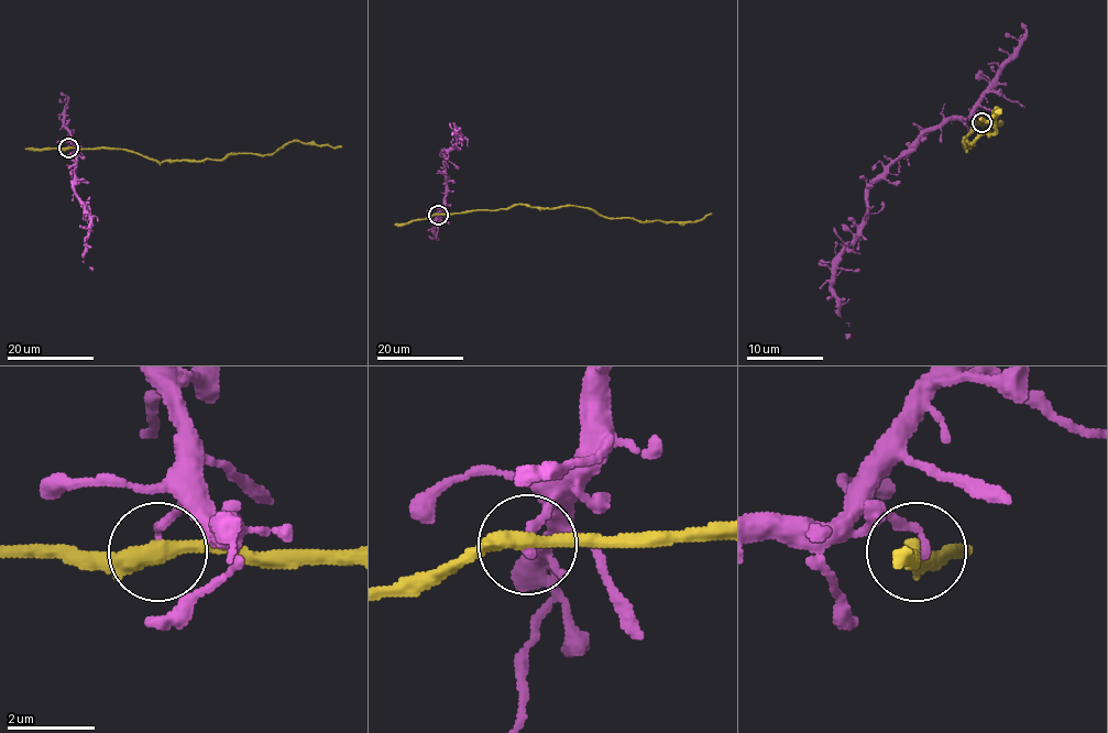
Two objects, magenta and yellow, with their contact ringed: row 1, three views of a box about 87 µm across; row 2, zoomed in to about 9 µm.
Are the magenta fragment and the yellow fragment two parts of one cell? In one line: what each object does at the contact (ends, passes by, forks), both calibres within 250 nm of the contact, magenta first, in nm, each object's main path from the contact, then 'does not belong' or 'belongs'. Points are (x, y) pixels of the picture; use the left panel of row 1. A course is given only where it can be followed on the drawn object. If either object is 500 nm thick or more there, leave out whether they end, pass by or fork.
magenta ends there; yellow passes by; 200 nm thick on the magenta side, 360 nm on the other; magenta runs (68, 149), (70, 144), (76, 150), (75, 196), (90, 220), (84, 263), (94, 269); yellow runs (68, 149), (123, 149), (163, 162), (222, 159), (239, 153), (271, 154), (292, 142), (342, 146); does not belong

